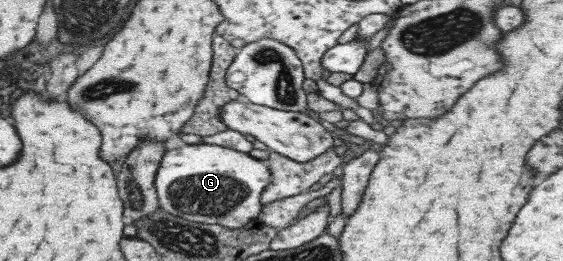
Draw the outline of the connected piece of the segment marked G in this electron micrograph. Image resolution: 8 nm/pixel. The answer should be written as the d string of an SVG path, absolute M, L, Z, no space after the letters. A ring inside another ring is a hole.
M188 144L165 150L154 176L160 209L190 222L238 229L255 223L260 214L262 190L270 182L268 165L245 152L215 144Z

